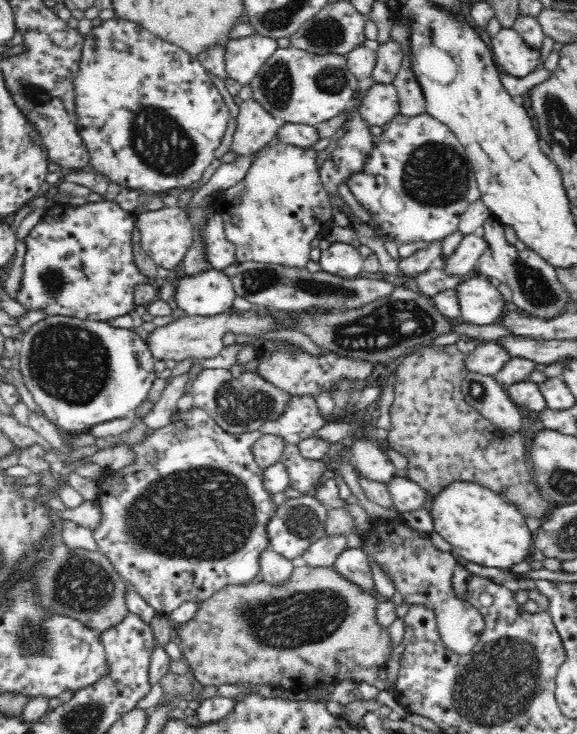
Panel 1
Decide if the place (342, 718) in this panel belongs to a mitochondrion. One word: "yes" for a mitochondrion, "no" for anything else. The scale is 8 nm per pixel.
no

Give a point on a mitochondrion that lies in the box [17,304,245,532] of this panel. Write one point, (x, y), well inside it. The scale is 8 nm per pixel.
(70, 363)

